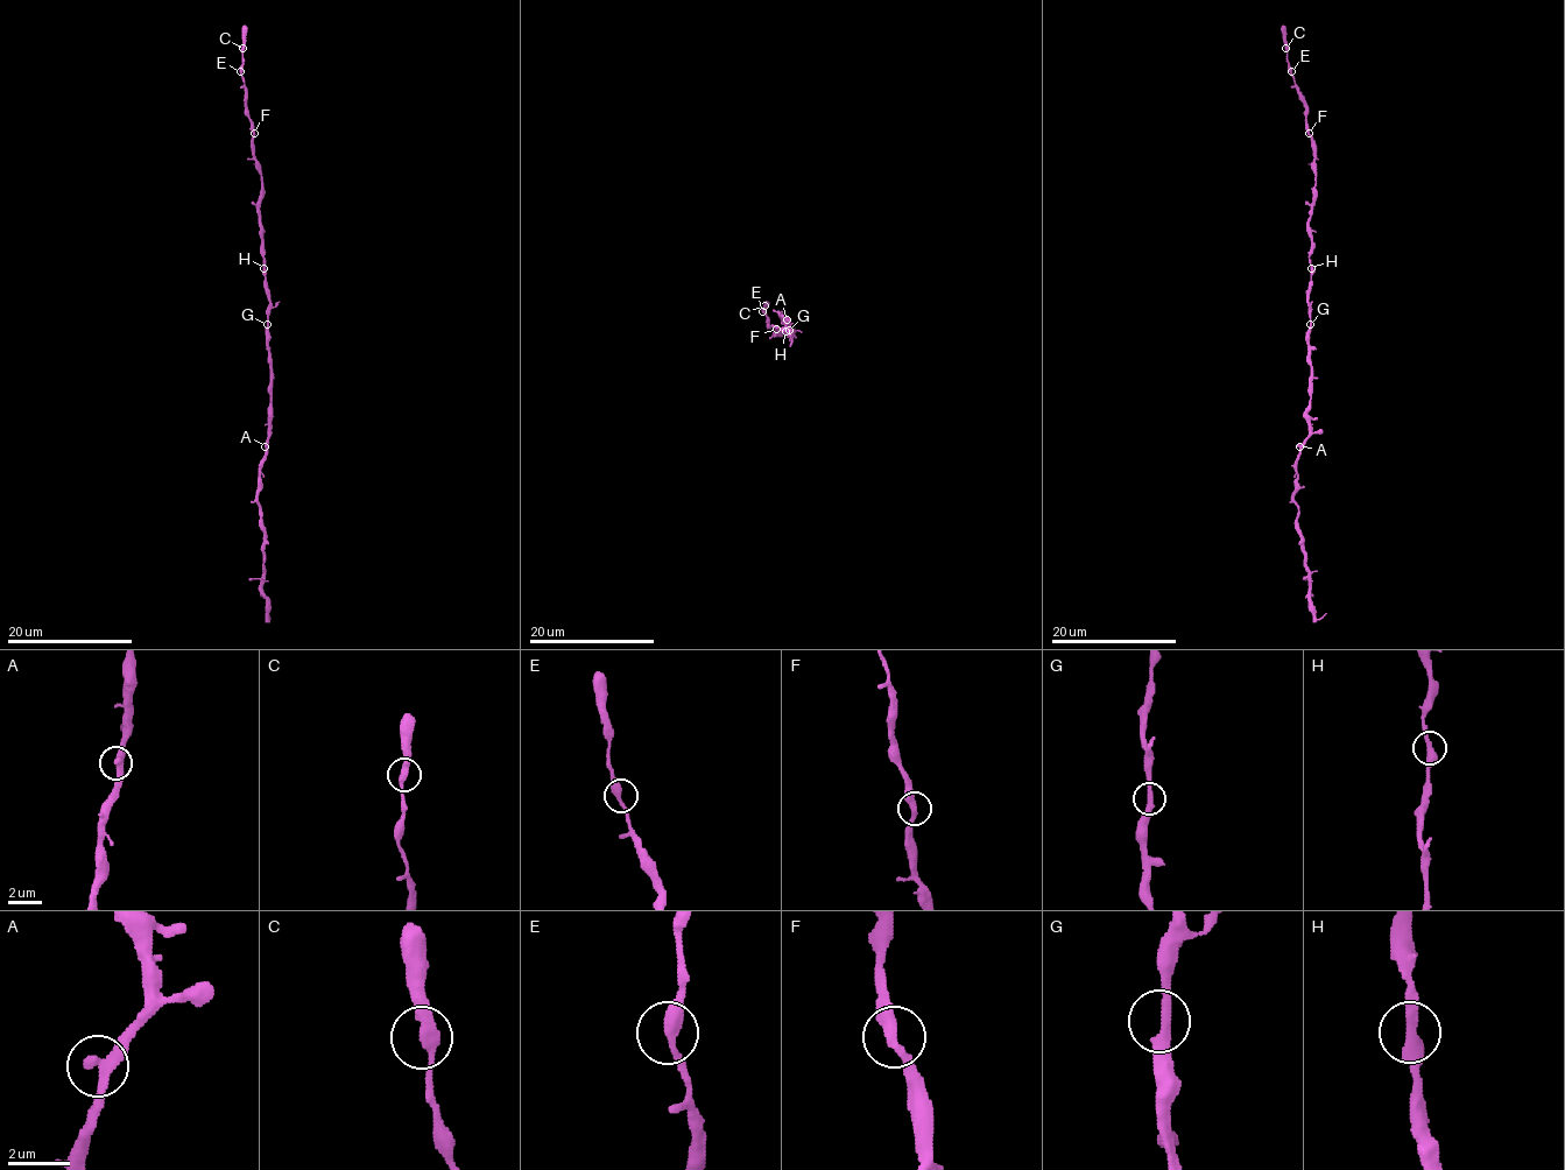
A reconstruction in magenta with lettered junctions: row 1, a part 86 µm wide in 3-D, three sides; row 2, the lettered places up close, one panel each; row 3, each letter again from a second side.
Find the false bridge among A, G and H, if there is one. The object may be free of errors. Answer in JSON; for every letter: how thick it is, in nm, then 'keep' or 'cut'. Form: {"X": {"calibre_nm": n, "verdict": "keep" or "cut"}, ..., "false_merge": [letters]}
{"A": {"calibre_nm": 360, "verdict": "keep"}, "G": {"calibre_nm": 320, "verdict": "keep"}, "H": {"calibre_nm": 400, "verdict": "keep"}, "false_merge": []}

